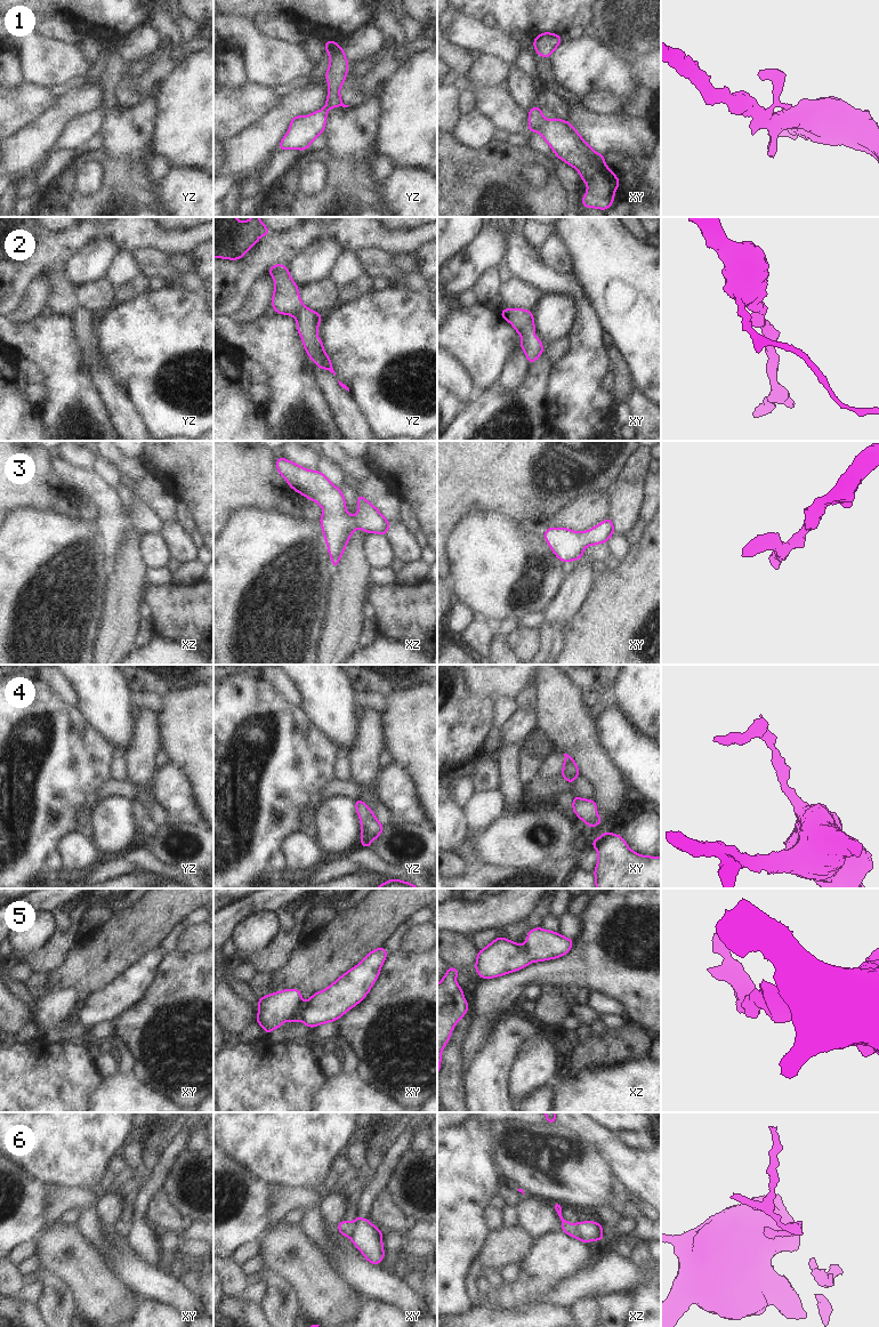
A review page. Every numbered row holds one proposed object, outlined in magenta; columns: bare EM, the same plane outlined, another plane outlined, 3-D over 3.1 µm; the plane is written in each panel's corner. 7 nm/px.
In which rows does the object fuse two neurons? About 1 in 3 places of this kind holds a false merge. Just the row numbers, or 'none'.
6

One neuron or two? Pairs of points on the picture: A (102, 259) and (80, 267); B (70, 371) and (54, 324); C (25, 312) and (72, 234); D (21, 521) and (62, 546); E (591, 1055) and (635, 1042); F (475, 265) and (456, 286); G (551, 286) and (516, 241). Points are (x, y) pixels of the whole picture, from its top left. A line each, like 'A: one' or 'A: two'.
A: one
B: one
C: two
D: one
E: one
F: one
G: one

